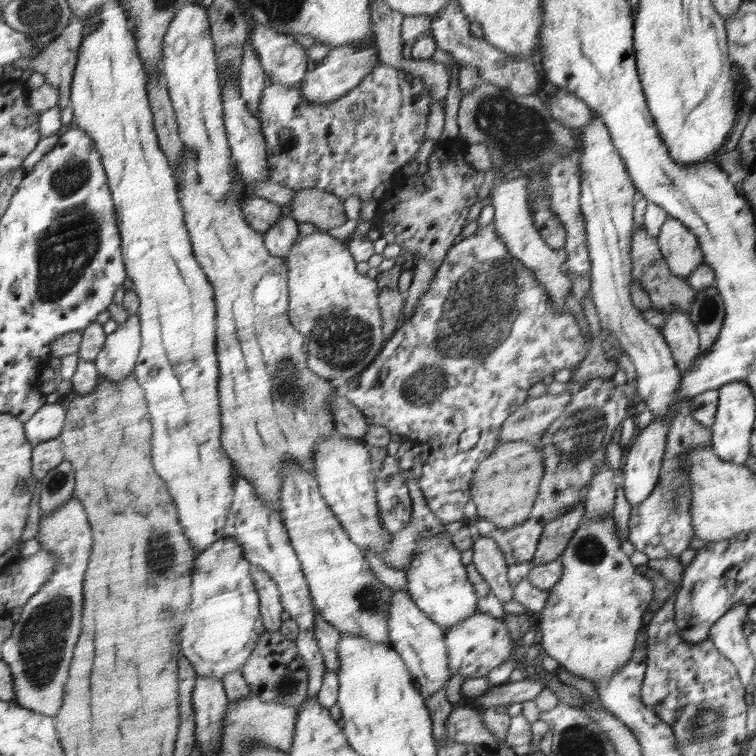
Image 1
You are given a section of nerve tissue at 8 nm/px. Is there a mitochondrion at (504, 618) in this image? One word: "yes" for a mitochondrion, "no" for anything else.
no

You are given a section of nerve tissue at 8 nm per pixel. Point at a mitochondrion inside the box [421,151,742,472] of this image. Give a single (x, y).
(708, 310)

